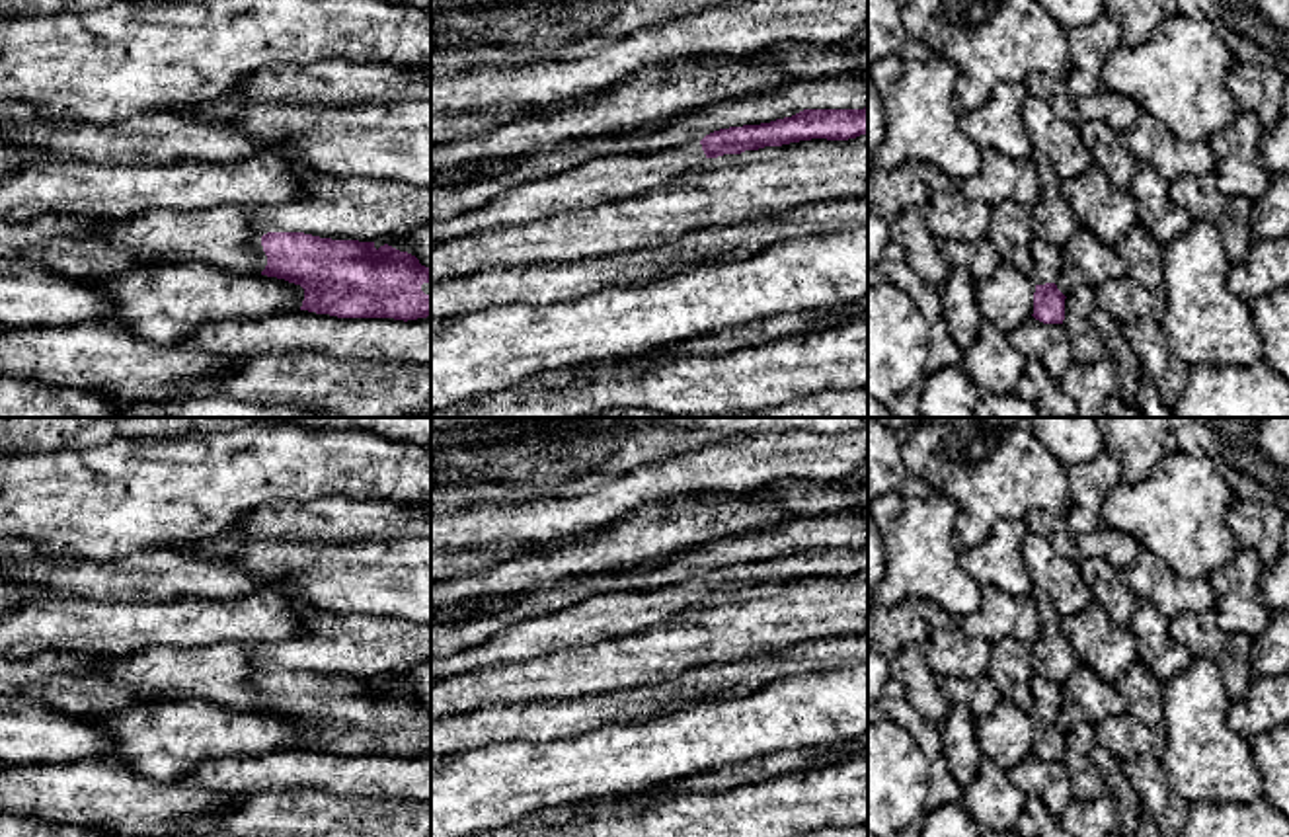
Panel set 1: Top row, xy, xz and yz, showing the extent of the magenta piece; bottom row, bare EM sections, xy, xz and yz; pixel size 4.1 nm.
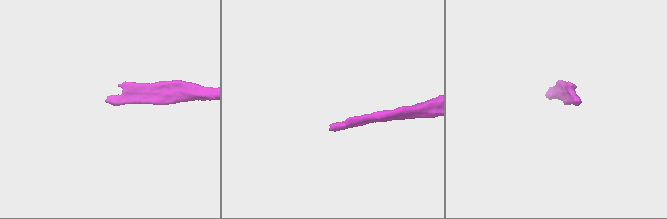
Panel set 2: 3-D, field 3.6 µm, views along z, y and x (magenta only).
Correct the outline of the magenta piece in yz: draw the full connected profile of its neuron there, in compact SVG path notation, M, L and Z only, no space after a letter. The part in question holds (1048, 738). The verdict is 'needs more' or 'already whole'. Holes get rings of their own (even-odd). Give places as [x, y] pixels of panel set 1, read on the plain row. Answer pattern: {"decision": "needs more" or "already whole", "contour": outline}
{"decision": "needs more", "contour": "M1034 675L1032 695L1034 706L1030 716L1035 722L1032 753L1043 761L1063 761L1067 734L1055 722L1065 702L1063 687L1055 681Z"}

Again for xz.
{"decision": "needs more", "contour": "M868 544L803 546L770 560L720 566L702 578L647 593L593 595L558 613L525 617L456 654L431 656L431 681L472 673L497 661L521 661L636 634L702 603L708 595L811 576L848 578L860 572L868 572Z"}

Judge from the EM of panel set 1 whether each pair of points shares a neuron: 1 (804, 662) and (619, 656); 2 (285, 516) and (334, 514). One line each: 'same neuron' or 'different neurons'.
1: different neurons
2: same neuron

